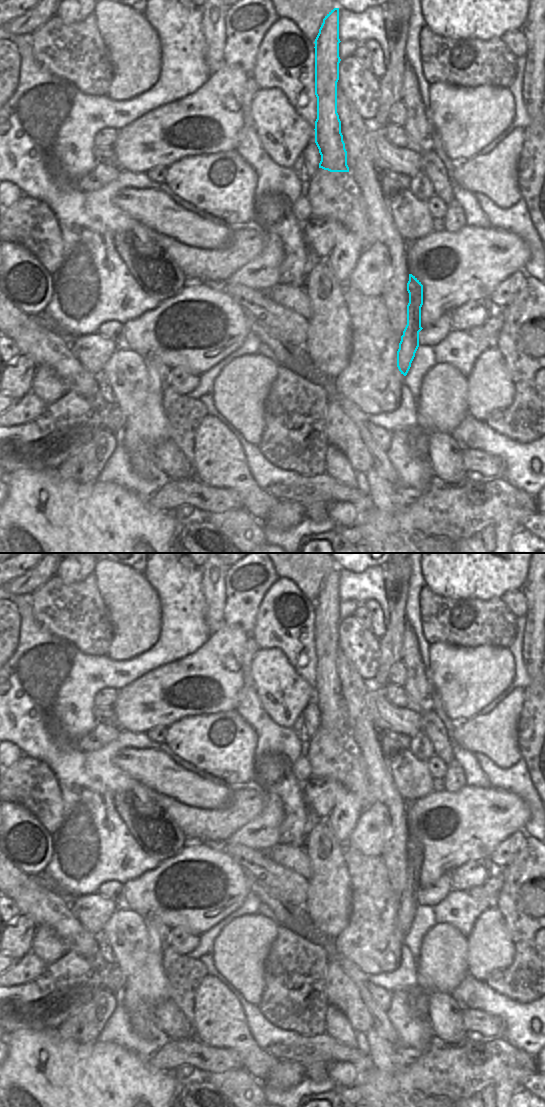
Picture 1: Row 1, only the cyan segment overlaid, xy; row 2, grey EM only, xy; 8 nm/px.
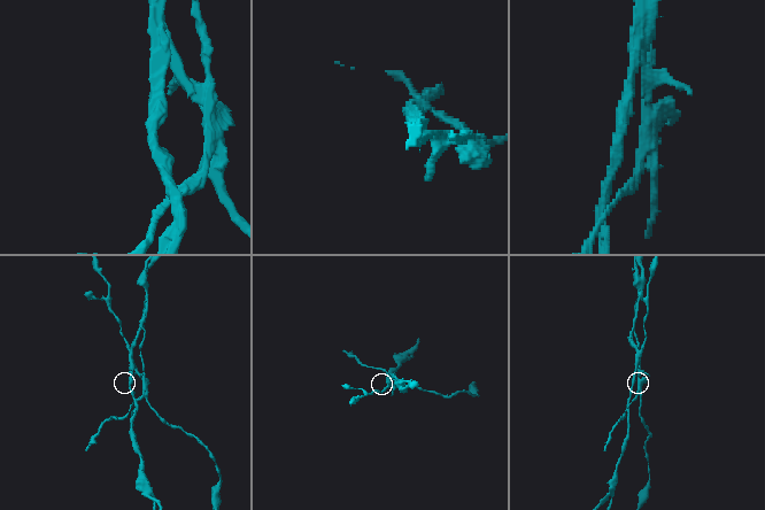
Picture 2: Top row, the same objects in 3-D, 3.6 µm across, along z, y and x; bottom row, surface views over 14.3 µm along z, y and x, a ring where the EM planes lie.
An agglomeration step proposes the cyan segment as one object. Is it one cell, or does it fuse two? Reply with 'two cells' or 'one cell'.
two cells

